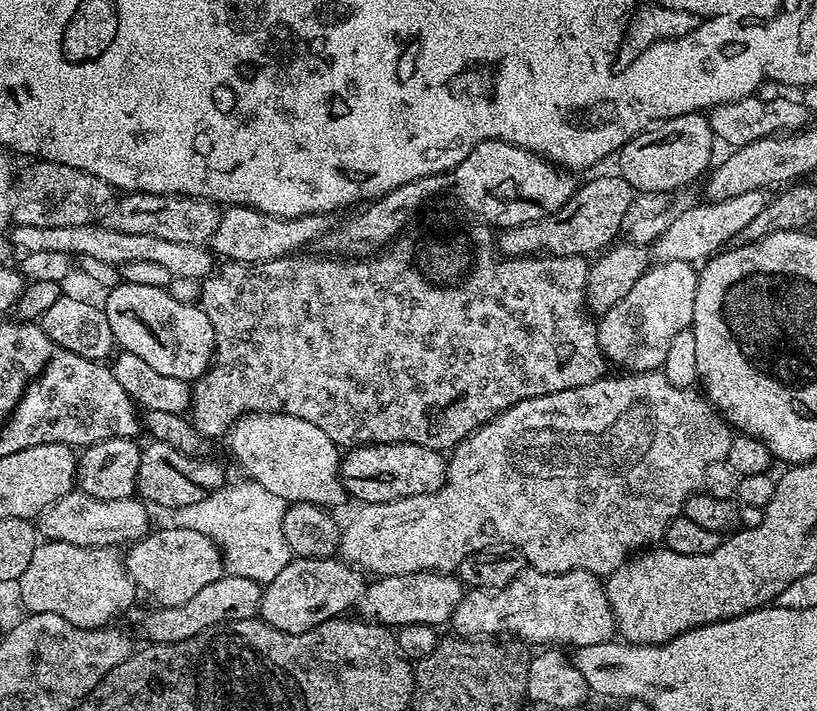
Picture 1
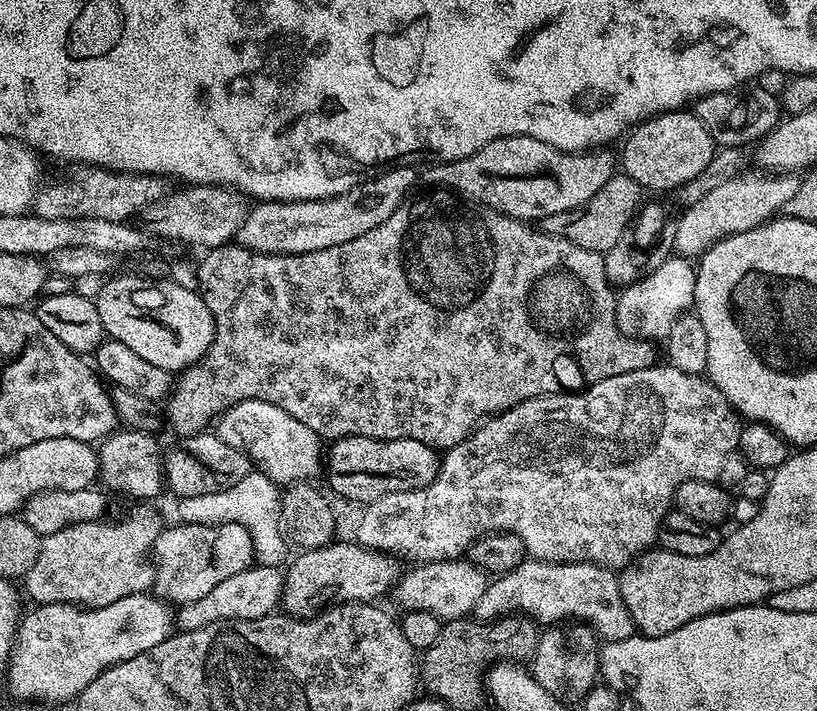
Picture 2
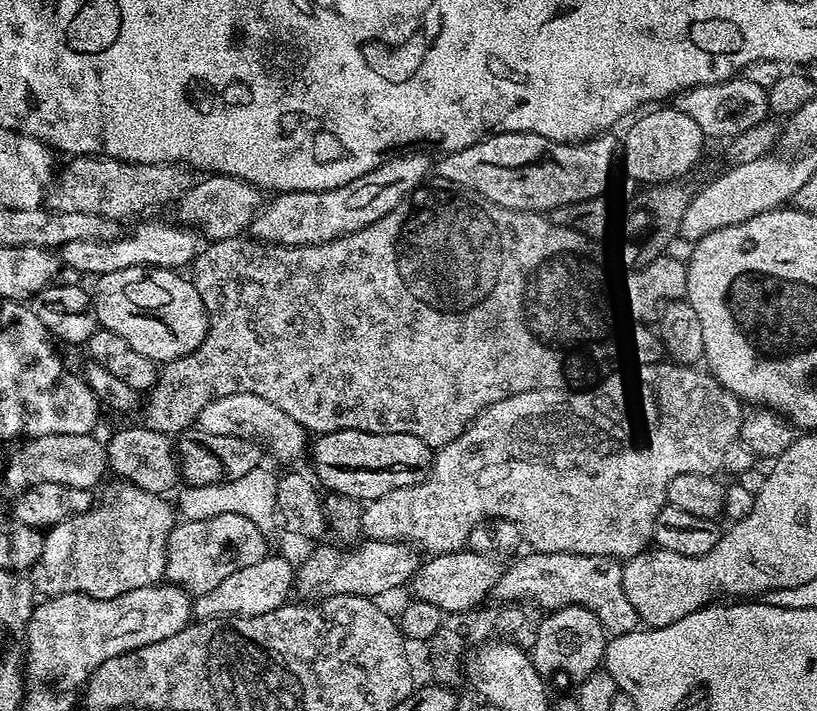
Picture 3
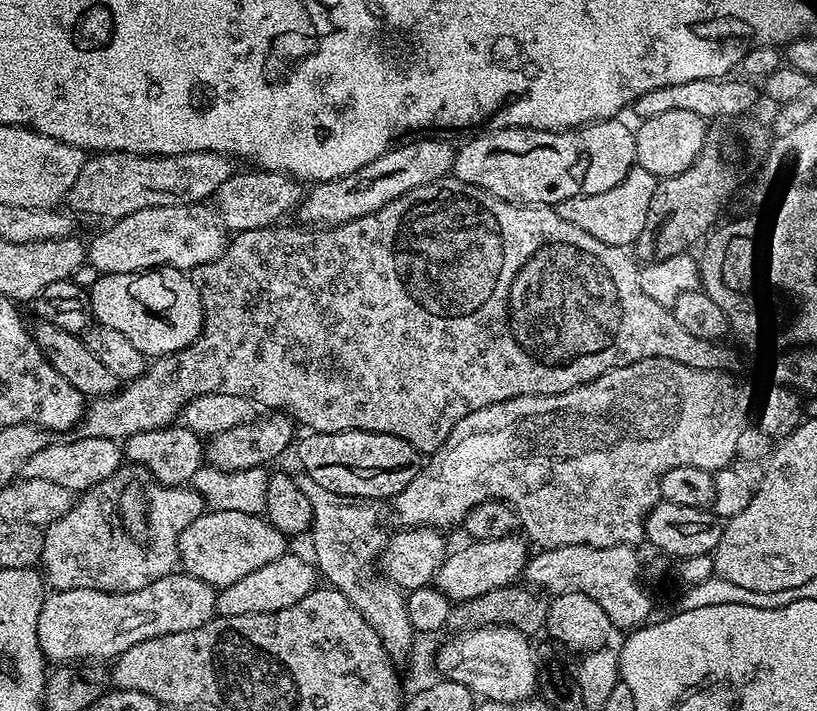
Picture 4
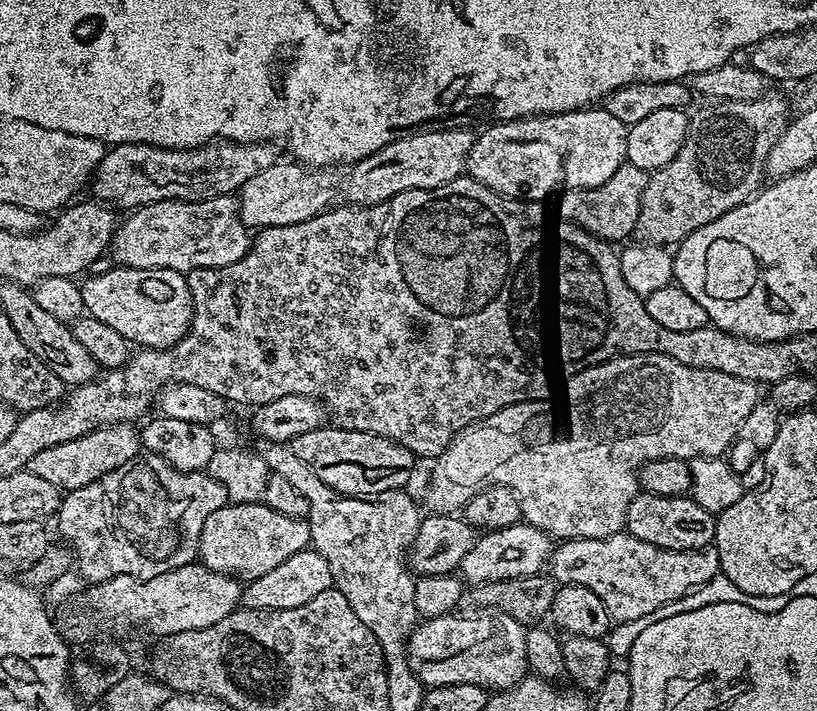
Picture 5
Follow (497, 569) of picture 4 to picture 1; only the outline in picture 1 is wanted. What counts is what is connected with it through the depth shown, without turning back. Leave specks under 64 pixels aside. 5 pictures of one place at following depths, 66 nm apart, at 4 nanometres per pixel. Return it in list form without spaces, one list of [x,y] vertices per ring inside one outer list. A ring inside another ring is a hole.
[[[411,572],[373,579],[358,601],[359,615],[395,630],[407,624],[447,625],[466,591],[455,575],[446,572]]]

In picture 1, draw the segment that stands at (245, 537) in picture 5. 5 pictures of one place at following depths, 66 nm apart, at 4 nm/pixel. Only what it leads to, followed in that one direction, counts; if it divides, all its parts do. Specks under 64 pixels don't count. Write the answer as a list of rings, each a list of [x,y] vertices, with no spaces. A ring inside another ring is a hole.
[[[167,527],[161,532],[149,531],[147,536],[135,541],[124,556],[124,564],[136,583],[137,593],[143,599],[145,596],[156,608],[182,606],[182,602],[190,602],[202,586],[210,586],[210,582],[226,572],[224,553],[210,537],[198,530]]]

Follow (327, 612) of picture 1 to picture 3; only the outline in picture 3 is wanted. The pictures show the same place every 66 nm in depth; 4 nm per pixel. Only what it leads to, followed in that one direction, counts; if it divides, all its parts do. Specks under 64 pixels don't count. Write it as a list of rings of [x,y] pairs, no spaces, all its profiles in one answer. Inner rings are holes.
[[[365,539],[363,543],[356,552],[342,552],[338,548],[314,549],[295,569],[295,595],[304,602],[325,600],[331,596],[380,598],[383,592],[392,592],[403,584],[405,587],[420,569],[422,556],[413,545],[399,540]]]

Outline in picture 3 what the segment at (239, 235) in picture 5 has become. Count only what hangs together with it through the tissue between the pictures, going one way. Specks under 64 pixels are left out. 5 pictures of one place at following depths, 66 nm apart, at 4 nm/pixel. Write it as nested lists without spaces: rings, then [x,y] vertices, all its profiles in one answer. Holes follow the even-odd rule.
[[[148,220],[132,233],[122,234],[116,240],[91,240],[90,242],[66,242],[58,249],[61,265],[78,270],[85,278],[99,278],[102,274],[114,274],[114,270],[127,268],[170,268],[180,270],[191,265],[202,247],[202,240],[193,229],[179,223],[163,224],[160,220]]]

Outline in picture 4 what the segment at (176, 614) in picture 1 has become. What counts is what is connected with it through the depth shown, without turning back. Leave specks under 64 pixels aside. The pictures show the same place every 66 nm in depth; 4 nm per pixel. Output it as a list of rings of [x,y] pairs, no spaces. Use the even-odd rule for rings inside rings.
[[[285,554],[274,558],[274,562],[266,562],[266,566],[258,566],[238,582],[230,582],[230,586],[219,589],[216,594],[215,615],[237,616],[238,614],[258,614],[286,610],[286,606],[294,606],[294,602],[302,602],[306,594],[317,587],[318,572],[311,563],[299,560],[293,554]]]

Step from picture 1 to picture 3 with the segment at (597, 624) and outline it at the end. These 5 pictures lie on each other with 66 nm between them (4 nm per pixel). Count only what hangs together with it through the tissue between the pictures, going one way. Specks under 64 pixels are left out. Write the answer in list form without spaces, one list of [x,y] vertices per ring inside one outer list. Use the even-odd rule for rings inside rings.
[[[535,550],[526,552],[517,555],[511,561],[513,564],[501,571],[498,582],[492,587],[492,596],[497,601],[531,602],[540,610],[565,608],[566,605],[573,604],[596,613],[609,637],[637,631],[641,621],[634,606],[630,604],[630,598],[626,596],[621,561],[614,560],[611,556],[594,554],[562,554]]]

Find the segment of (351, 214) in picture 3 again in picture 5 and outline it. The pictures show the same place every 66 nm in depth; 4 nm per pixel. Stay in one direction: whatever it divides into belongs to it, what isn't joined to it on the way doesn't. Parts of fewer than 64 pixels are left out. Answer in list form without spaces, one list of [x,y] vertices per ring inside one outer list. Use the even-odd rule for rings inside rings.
[[[436,128],[433,132],[416,130],[411,134],[401,135],[390,141],[382,150],[370,154],[364,160],[358,160],[351,165],[348,177],[344,180],[344,196],[349,205],[368,208],[372,204],[386,202],[394,194],[402,194],[406,190],[426,190],[437,188],[454,178],[465,175],[468,155],[472,149],[473,133],[464,128]]]

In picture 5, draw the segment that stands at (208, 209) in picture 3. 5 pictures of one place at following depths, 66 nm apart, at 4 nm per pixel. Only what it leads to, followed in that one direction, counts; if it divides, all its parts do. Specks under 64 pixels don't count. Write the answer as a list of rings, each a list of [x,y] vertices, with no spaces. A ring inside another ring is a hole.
[[[278,162],[262,174],[254,174],[238,193],[240,221],[250,230],[294,226],[325,211],[333,203],[332,180],[324,170],[313,170],[299,162]]]

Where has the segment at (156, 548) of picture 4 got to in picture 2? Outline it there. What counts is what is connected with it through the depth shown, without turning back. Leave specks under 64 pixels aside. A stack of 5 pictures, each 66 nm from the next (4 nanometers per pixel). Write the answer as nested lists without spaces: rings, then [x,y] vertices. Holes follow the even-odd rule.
[[[140,506],[117,524],[104,524],[103,519],[71,524],[58,534],[40,541],[38,558],[23,577],[22,588],[28,591],[33,605],[75,604],[82,608],[105,608],[118,598],[147,593],[152,586],[150,551],[162,530],[160,516],[152,506]]]

